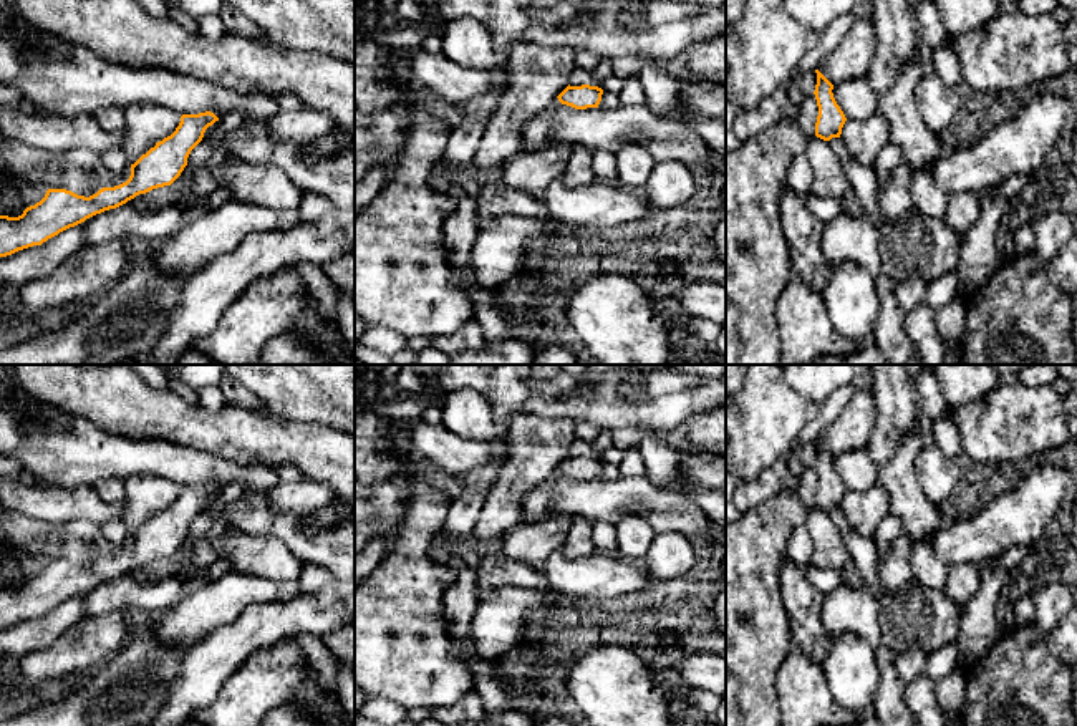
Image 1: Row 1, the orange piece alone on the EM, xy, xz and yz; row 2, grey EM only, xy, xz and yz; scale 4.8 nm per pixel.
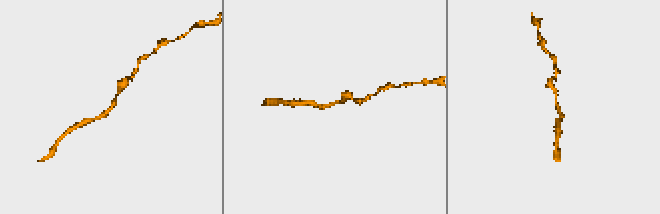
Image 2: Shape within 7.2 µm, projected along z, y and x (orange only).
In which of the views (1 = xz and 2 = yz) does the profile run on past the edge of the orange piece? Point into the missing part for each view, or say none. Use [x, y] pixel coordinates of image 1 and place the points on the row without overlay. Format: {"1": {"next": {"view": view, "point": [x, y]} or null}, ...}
{"1": {"next": null}, "2": {"next": null}}

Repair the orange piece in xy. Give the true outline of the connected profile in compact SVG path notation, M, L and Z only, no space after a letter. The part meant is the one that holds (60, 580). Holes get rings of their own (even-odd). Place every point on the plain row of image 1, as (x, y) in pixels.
M210 484L182 486L176 502L156 514L131 535L131 547L114 559L103 559L85 569L66 560L48 560L45 569L18 588L0 587L0 628L41 617L60 603L109 580L116 580L139 565L171 557L187 537L191 522L219 489Z

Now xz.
M582 456L567 457L557 469L562 476L575 481L598 479L603 461L598 457Z

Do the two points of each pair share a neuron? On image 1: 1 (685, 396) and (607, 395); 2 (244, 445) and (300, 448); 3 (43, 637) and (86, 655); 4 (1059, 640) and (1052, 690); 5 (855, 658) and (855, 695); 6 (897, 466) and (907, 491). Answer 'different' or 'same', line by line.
1: same
2: same
3: different
4: different
5: same
6: same

